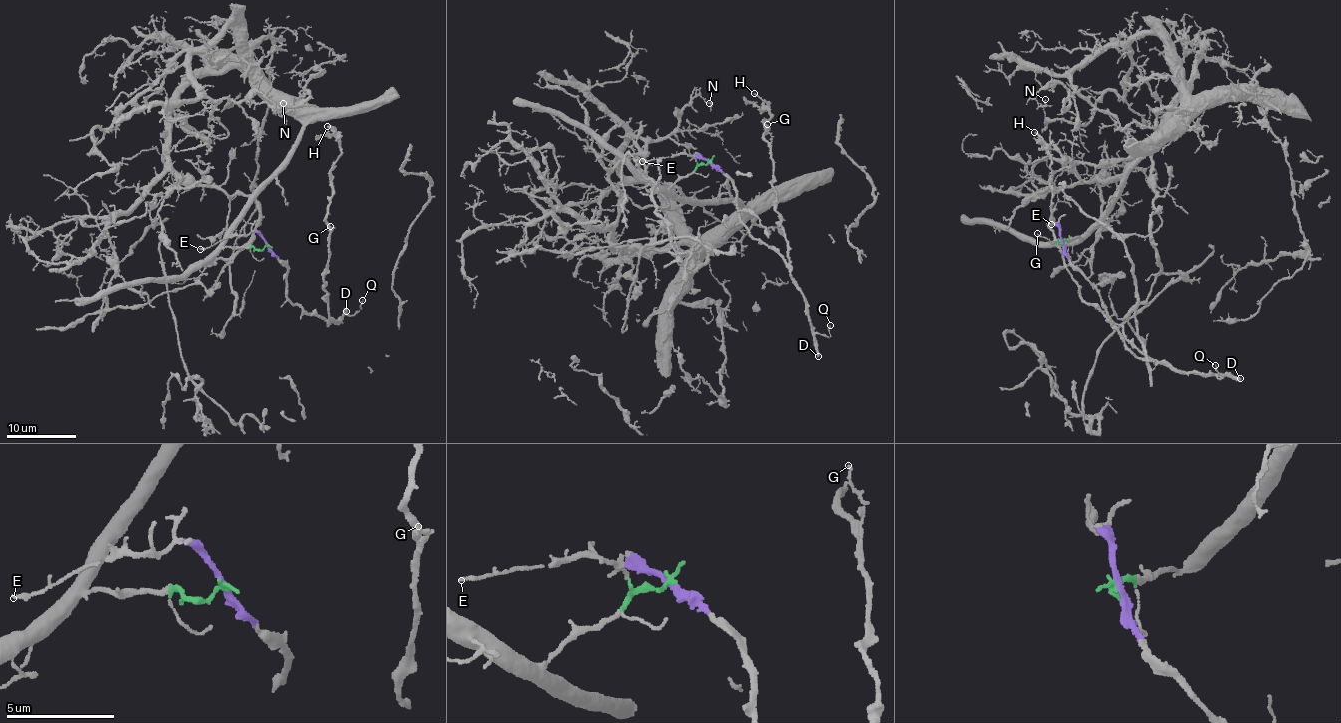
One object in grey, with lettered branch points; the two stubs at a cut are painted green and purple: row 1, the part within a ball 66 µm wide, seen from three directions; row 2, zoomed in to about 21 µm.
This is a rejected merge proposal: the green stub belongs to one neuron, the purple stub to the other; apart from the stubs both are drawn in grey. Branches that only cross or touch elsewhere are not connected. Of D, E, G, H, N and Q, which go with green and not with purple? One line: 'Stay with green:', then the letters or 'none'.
Stay with green: N

